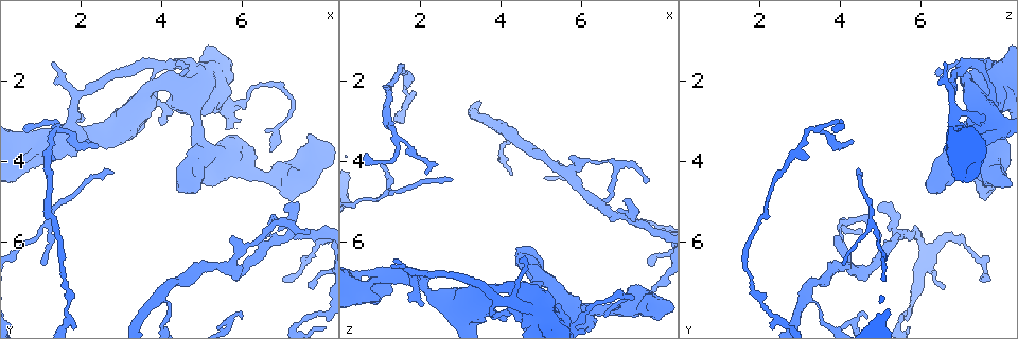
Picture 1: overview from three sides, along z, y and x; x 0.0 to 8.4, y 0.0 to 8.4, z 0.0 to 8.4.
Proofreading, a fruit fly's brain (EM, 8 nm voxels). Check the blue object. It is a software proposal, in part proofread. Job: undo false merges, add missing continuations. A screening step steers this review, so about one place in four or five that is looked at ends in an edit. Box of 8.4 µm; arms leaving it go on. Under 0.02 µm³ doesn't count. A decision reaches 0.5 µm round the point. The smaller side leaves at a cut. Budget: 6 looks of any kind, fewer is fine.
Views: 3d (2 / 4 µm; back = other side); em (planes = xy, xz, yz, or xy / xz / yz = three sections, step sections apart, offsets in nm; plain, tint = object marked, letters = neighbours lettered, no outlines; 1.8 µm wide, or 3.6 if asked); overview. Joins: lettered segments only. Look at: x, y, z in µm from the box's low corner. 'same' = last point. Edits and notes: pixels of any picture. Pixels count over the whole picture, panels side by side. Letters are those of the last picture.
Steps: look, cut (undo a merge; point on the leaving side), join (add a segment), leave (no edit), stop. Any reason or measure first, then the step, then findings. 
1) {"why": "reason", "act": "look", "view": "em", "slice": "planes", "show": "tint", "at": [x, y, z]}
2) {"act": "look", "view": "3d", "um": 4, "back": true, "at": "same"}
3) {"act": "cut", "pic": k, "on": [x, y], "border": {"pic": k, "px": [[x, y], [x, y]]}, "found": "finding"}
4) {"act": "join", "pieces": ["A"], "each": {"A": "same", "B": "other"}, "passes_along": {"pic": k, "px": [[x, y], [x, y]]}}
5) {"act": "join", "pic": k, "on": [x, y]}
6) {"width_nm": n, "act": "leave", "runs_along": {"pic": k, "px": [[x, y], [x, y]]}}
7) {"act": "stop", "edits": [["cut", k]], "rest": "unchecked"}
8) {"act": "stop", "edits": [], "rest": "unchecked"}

{"why": "branch stops here", "act": "look", "view": "em", "um": 3.6, "slice": "planes", "show": "tint", "at": [7.55, 3.35, 7.70]}

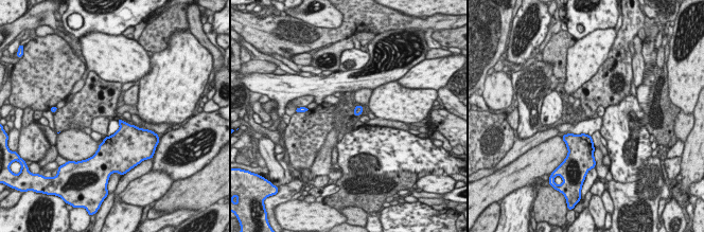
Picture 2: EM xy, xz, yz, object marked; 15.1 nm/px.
{"act": "look", "view": "em", "um": 3.6, "slice": "planes", "show": "letters", "at": "same"}

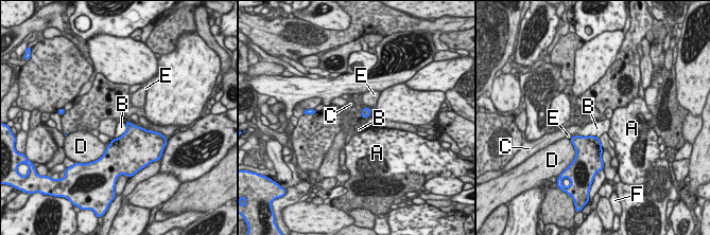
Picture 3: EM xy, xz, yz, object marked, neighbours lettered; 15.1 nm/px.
{"act": "leave", "each": {"A": "other", "B": "other", "C": "other", "D": "other", "E": "other", "F": "other"}, "found": "no lettered segment goes on from it"}

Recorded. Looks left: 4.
{"why": "branch point", "act": "look", "view": "3d", "um": 2, "at": [7.15, 5.85, 5.40]}

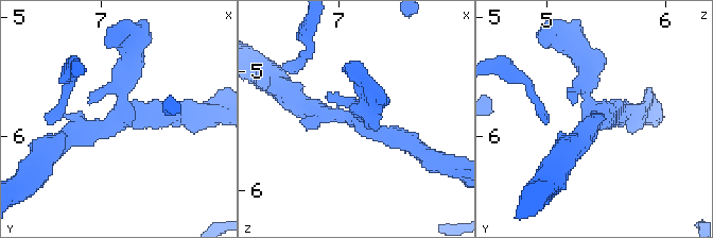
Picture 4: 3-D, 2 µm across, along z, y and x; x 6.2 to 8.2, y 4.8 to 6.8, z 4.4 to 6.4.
{"why": "need the tissue", "act": "look", "view": "em", "slice": "planes", "show": "tint", "at": [7.18, 5.84, 5.40]}

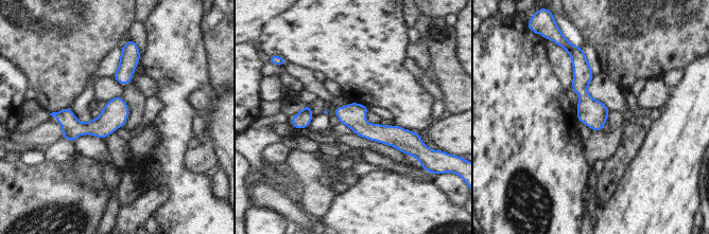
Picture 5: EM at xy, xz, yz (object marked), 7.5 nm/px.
{"act": "look", "view": "em", "slice": "planes", "show": "letters", "at": "same"}

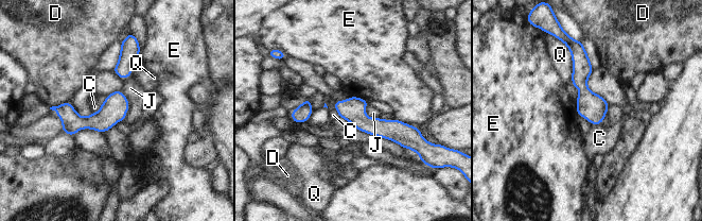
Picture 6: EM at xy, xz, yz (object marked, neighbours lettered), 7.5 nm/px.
{"longest_contact_nm": ["Q", 320], "act": "leave", "each": {"C": "other", "D": "other", "E": "other", "J": "other", "Q": "other"}, "runs_along": {"pic": 6, "px": [[336, 104], [366, 124], [413, 133]]}, "found": "continuous, no second cell"}

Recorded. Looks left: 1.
{"act": "stop", "edits": [], "rest": "unchecked"}

